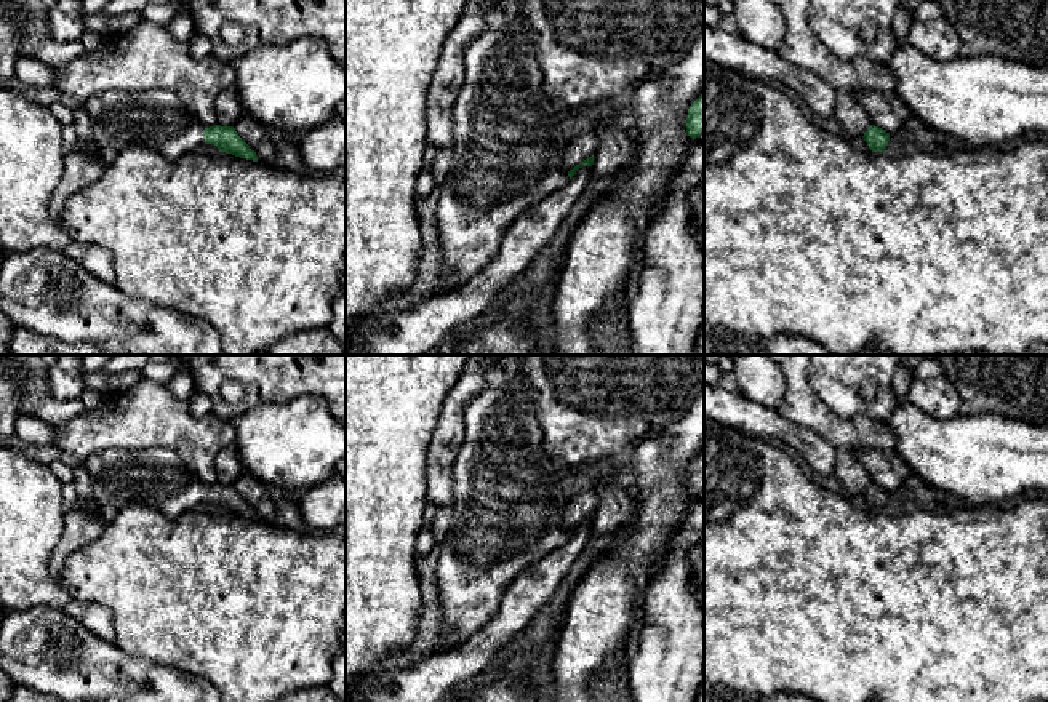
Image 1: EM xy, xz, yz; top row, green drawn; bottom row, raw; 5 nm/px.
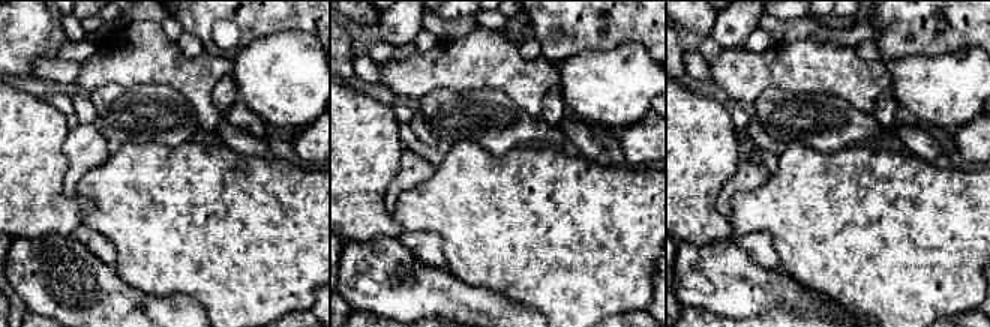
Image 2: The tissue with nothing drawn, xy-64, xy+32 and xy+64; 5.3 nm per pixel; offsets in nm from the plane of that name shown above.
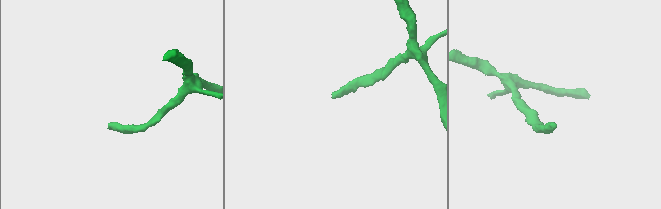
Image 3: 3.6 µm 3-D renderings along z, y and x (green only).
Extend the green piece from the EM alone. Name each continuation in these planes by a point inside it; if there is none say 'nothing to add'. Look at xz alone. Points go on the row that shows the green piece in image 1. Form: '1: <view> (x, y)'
1: xz (508, 155)

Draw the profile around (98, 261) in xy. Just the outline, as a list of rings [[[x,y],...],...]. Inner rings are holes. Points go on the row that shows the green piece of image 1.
[[[70,241],[64,248],[64,254],[77,261],[86,272],[90,272],[96,278],[114,283],[114,257],[106,248],[91,243]]]

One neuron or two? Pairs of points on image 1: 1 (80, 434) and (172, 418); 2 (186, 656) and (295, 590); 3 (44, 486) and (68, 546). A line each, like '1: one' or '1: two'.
1: one
2: one
3: two

